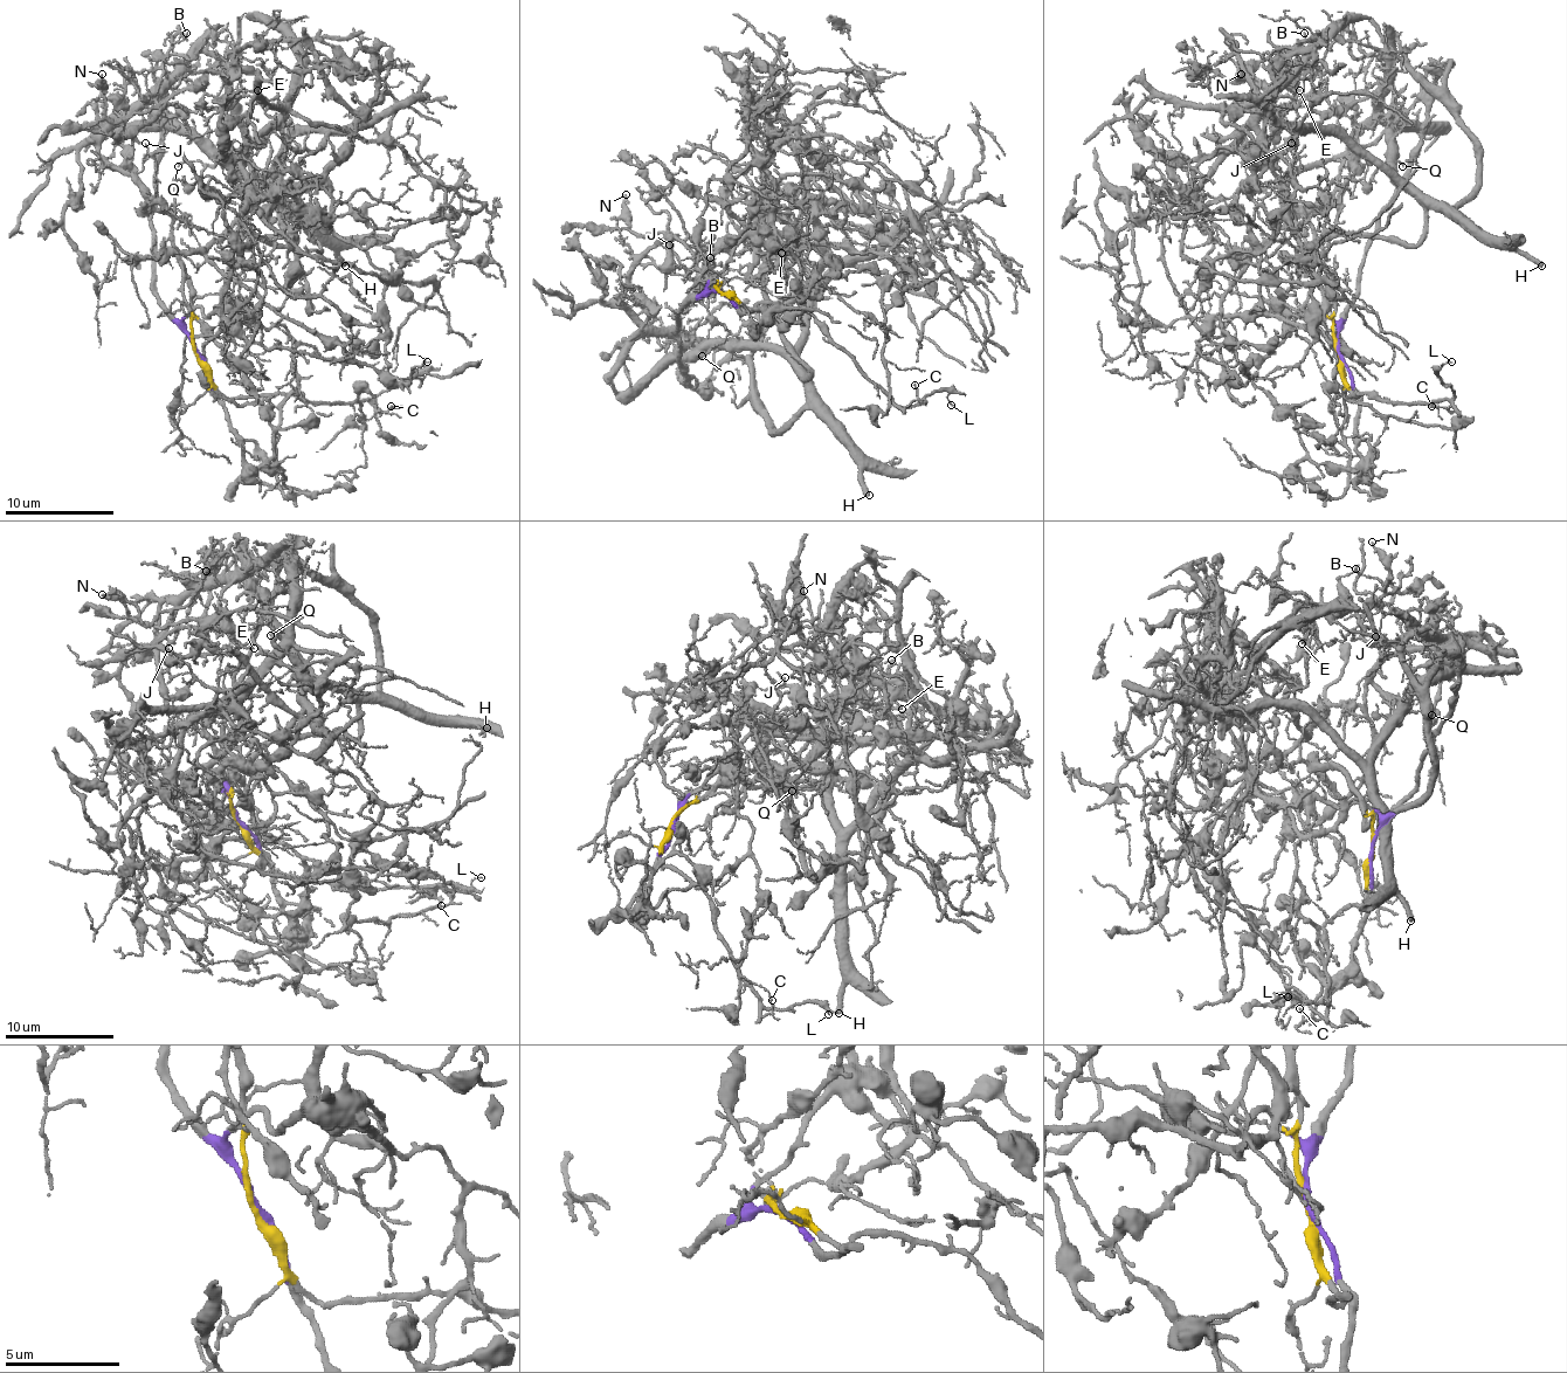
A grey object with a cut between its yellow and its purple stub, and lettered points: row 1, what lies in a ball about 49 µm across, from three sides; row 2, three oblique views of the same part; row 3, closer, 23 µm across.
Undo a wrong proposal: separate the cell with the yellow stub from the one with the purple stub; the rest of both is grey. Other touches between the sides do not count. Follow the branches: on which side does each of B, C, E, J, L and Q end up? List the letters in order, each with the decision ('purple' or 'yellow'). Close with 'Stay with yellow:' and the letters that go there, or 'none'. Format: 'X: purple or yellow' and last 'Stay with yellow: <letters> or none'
B: purple
C: yellow
E: purple
J: yellow
L: yellow
Q: purple
Stay with yellow: C, J, L

